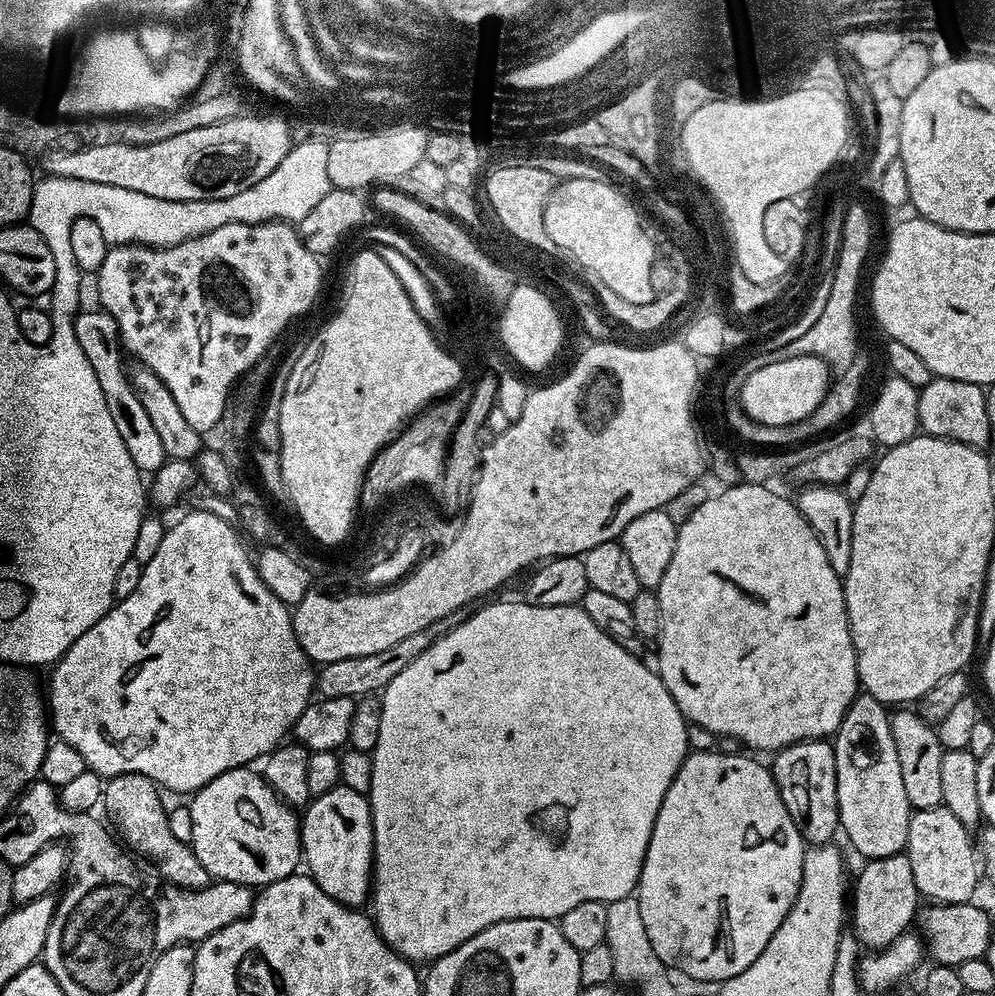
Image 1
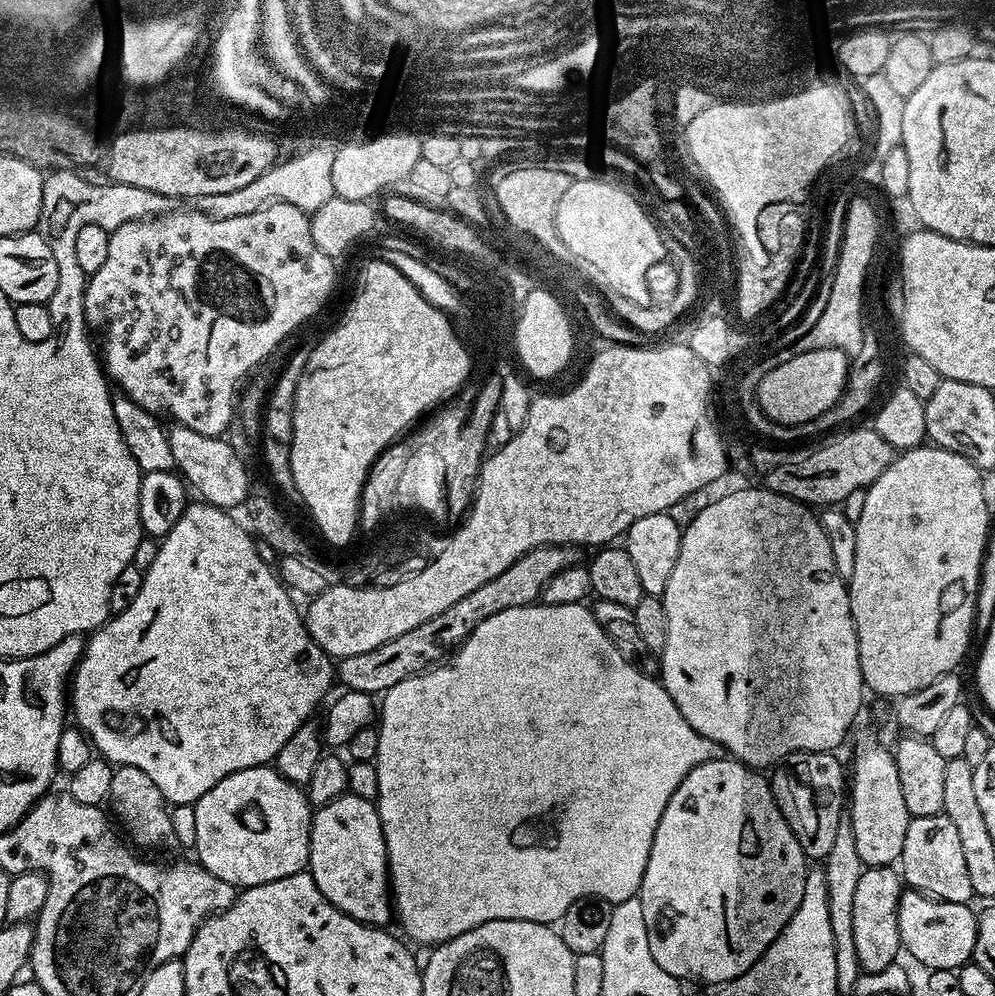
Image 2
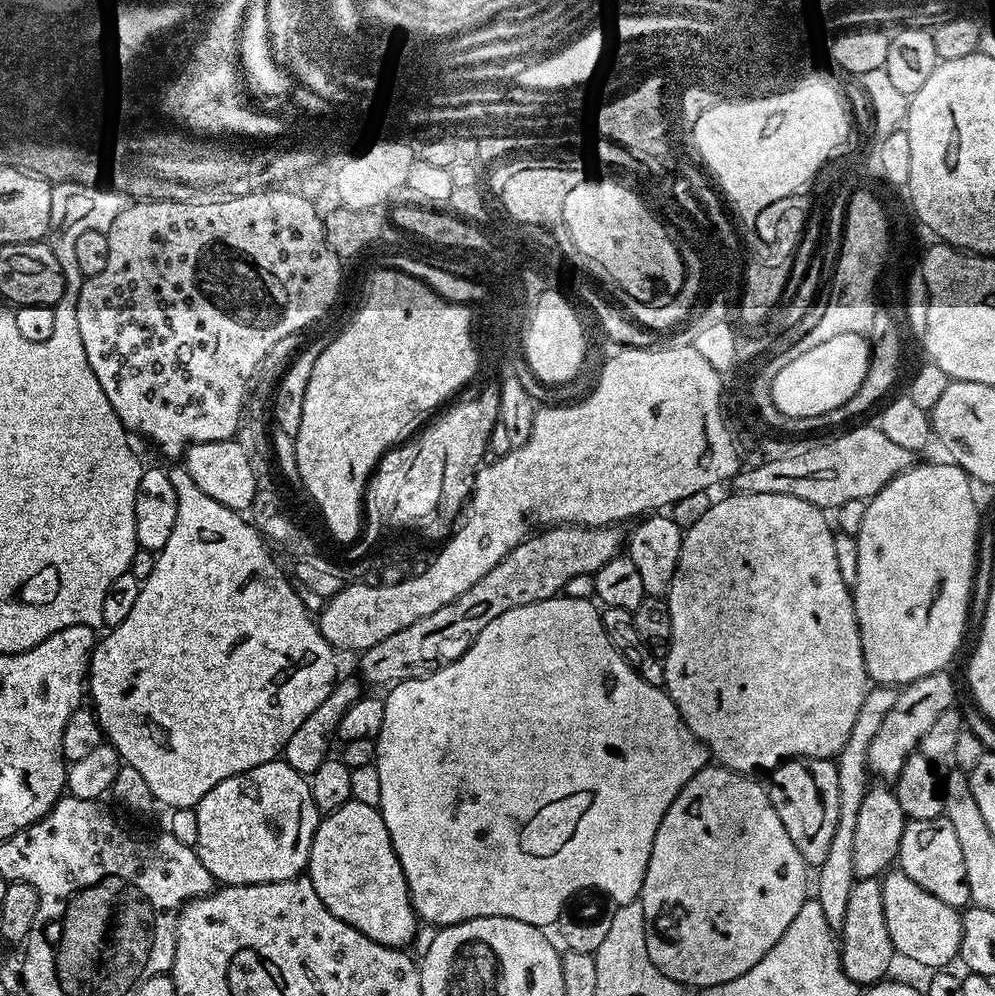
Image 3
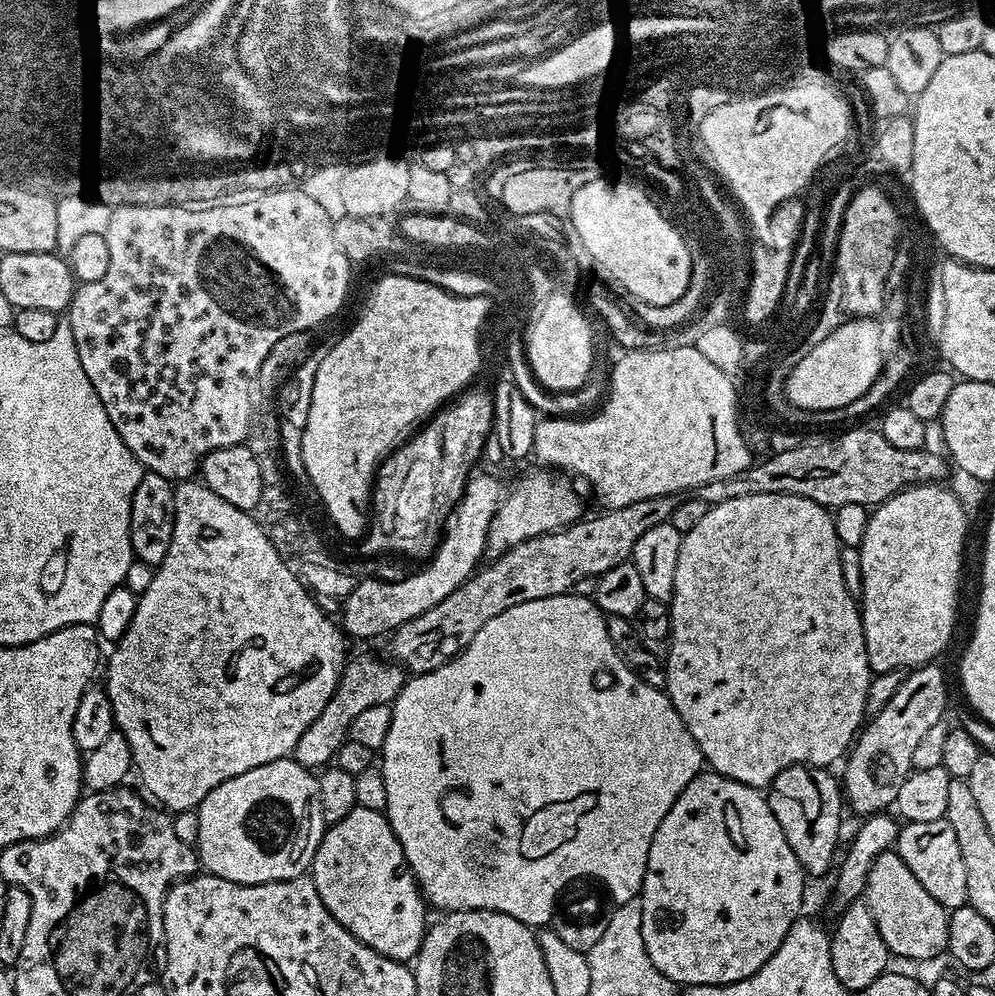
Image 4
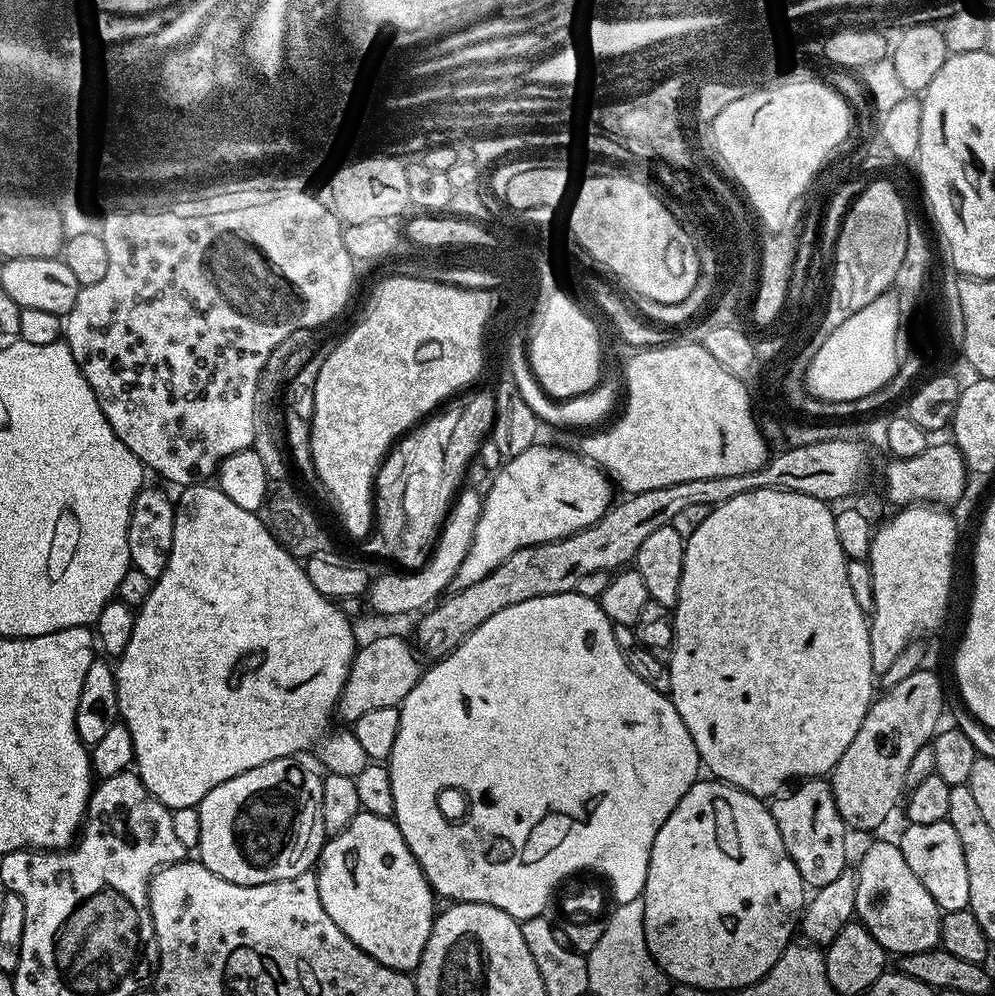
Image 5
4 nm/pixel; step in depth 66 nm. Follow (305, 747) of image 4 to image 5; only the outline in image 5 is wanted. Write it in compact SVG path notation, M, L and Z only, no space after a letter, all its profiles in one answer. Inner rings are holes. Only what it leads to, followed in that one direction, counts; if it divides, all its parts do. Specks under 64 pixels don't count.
M380 636L369 644L361 643L352 658L346 682L342 686L340 700L336 703L335 715L345 720L348 726L356 723L369 710L381 706L399 706L420 681L422 667L416 661L418 652L411 643L400 636ZM409 644L409 645L408 645Z

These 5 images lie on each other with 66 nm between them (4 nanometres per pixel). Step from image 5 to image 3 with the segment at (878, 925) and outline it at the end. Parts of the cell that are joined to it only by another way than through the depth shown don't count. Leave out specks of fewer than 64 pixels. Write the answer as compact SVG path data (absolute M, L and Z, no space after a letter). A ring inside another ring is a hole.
M899 870L889 871L882 879L883 886L883 913L886 916L886 926L890 931L891 944L895 946L897 953L903 958L906 957L922 966L928 967L928 970L940 970L947 967L959 957L961 948L961 913L946 904L934 898L926 890L922 890L913 879Z

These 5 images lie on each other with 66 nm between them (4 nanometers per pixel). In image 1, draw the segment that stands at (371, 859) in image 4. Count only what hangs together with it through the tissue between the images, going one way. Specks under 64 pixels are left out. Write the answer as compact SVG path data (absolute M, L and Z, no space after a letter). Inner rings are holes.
M339 783L334 790L326 790L326 794L311 797L303 812L299 817L300 851L307 875L338 903L355 909L367 905L372 890L374 854L372 805L369 797Z

